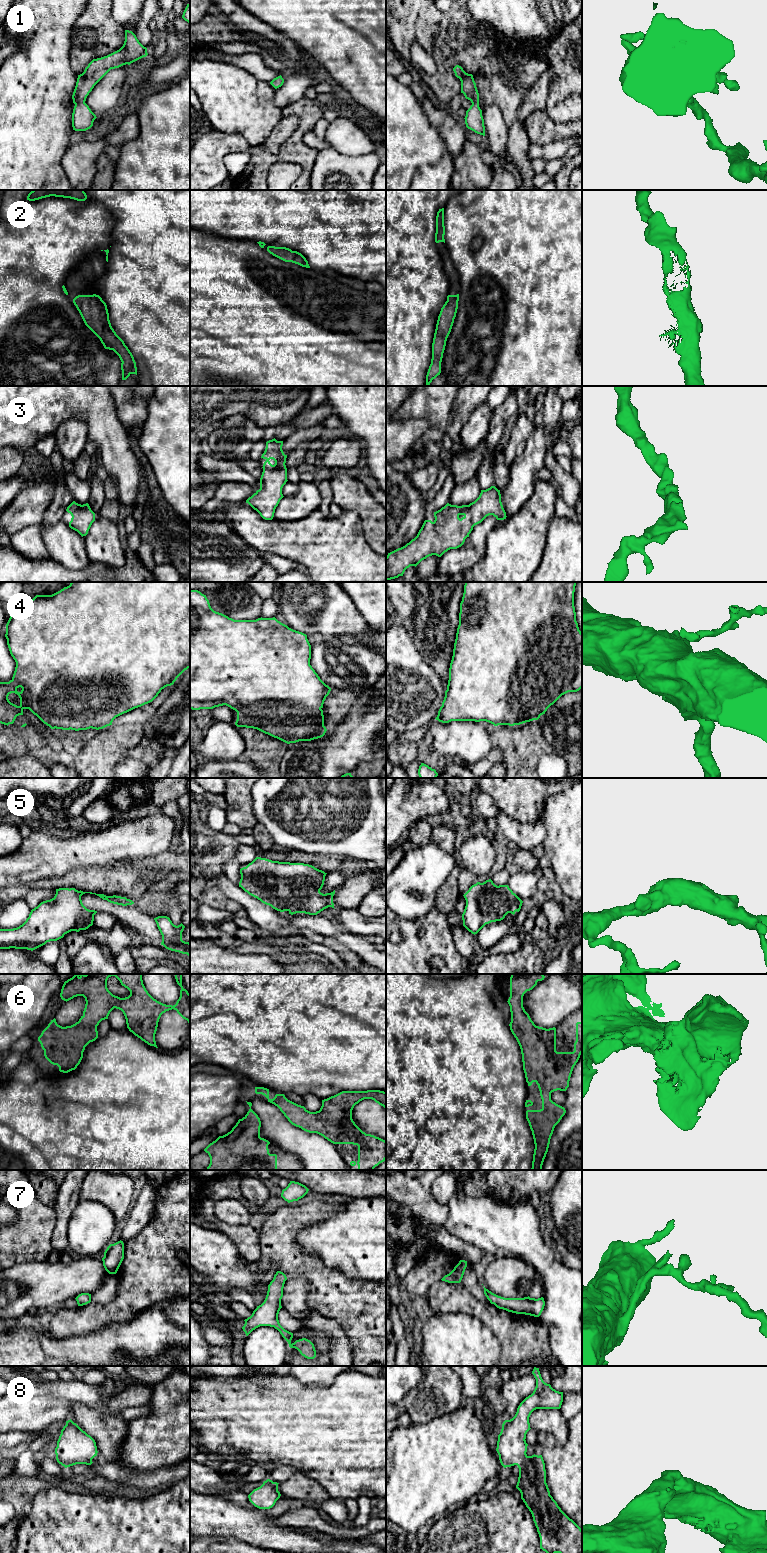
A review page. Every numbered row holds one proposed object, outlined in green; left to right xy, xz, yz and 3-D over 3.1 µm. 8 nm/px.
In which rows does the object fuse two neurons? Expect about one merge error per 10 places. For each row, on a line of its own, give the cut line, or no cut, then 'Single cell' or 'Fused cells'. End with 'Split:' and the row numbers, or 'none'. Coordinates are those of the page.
1: No split. Single cell
2: No split. Single cell
3: No split. Single cell
4: No split. Single cell
5: No split. Single cell
6: No split. Single cell
7: No split. Single cell
8: No split. Single cell
Split: none

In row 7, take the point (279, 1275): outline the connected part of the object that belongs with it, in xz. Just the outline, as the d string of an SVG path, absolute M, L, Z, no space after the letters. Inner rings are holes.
M276 1272L273 1280L268 1285L264 1302L257 1306L250 1317L244 1320L245 1324L242 1329L246 1336L248 1336L253 1330L260 1326L274 1327L288 1342L290 1348L297 1349L300 1354L307 1359L314 1359L316 1357L314 1344L306 1338L296 1340L292 1343L293 1333L285 1330L279 1323L278 1314L282 1308L281 1299L283 1297L283 1288L286 1280L287 1277L283 1272Z

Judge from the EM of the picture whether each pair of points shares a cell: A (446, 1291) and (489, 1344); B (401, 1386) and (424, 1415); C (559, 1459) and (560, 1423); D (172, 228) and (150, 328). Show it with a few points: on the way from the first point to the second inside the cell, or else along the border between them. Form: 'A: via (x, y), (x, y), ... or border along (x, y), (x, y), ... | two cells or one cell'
A: border along (440, 1313), (467, 1313), (479, 1318), (485, 1324) | two cells
B: border along (424, 1377), (400, 1403) | two cells
C: border along (568, 1421), (567, 1440), (560, 1445) | two cells
D: via (172, 253), (172, 303) | one cell

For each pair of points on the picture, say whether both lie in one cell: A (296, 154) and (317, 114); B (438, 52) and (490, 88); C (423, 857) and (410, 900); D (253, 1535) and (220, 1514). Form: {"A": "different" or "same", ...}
{"A": "same", "B": "different", "C": "same", "D": "same"}

